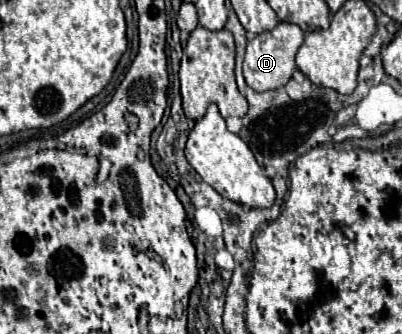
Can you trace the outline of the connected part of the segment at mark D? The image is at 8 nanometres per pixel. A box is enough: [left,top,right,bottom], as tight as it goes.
[244,22,304,92]

